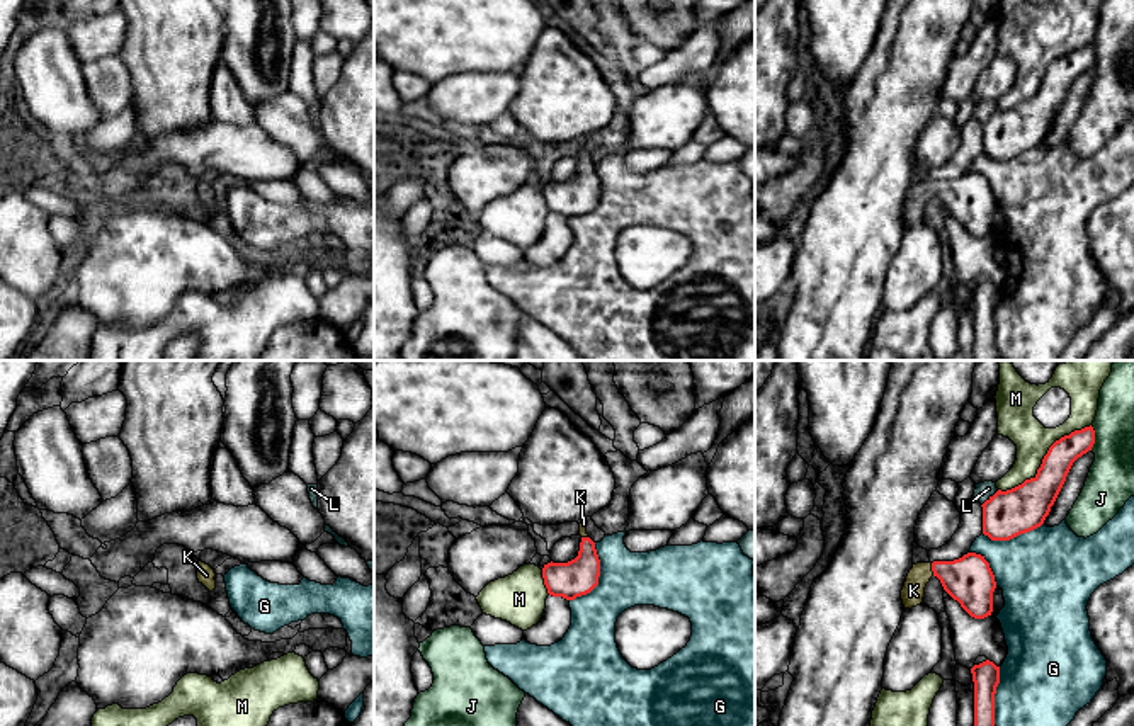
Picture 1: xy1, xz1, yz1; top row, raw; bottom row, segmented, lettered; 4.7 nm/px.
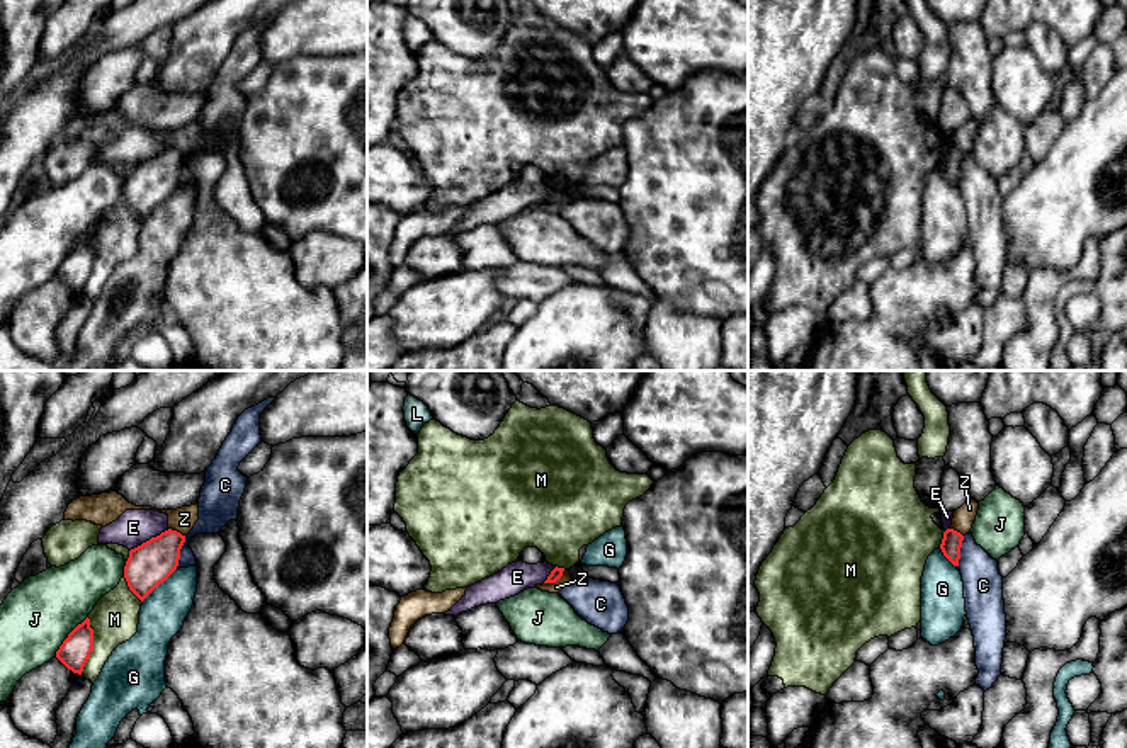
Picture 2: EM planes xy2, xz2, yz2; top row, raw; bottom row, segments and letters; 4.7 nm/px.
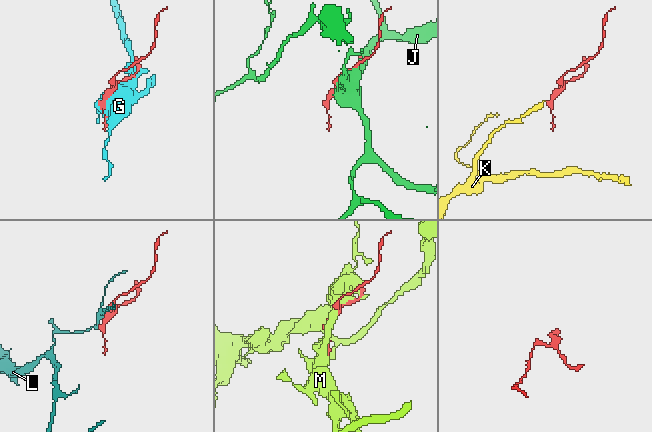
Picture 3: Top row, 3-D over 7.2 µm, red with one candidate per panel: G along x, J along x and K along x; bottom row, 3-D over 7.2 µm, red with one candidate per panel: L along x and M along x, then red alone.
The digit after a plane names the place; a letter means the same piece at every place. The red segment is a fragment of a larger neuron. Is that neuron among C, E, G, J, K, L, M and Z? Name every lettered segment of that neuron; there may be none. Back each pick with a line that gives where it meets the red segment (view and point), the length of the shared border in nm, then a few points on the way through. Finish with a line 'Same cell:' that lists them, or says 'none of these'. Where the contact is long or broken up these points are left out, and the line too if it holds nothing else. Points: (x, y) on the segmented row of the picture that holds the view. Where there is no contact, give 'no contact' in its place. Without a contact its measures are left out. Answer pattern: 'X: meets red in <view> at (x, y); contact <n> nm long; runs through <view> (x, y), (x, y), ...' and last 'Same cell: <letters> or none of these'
K: meets red in yz1 at (932, 570); contact 70 nm long; runs through yz1 (969, 580), (944, 570), (932, 570), (913, 590)
Same cell: K

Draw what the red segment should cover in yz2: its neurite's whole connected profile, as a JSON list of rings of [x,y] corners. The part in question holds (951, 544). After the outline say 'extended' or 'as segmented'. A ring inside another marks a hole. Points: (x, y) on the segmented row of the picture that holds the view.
[[[954,529],[943,532],[940,549],[954,566],[959,566],[962,541],[964,536]]]; as segmented

